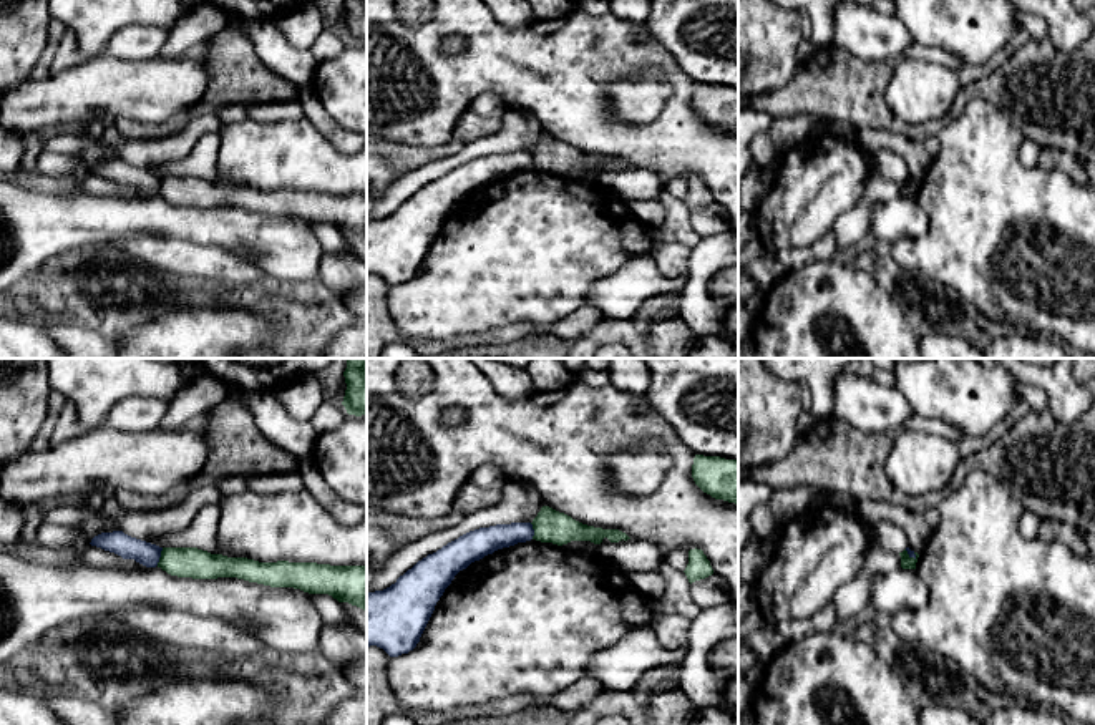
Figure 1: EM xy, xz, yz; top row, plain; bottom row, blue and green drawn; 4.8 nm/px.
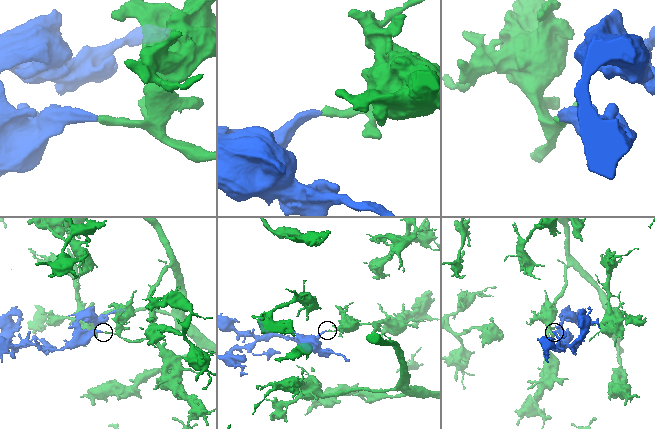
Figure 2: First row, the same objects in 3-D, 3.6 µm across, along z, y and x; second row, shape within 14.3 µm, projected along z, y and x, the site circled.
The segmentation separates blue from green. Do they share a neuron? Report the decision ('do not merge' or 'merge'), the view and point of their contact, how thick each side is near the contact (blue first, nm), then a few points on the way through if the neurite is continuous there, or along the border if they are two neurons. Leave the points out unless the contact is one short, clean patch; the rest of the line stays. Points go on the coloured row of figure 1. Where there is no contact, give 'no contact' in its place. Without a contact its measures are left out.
merge | xy (160, 556) | 120/150 nm | across xy (148, 554), (160, 556), (194, 563)

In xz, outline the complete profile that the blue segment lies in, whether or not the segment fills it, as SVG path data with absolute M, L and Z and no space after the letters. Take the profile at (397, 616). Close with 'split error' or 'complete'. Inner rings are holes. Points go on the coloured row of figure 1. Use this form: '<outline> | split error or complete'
M549 506L531 523L470 531L418 561L390 587L367 594L367 647L377 645L390 657L413 650L455 576L498 549L531 539L562 546L571 541L601 544L604 538L611 543L630 539L619 529L587 526Z | split error

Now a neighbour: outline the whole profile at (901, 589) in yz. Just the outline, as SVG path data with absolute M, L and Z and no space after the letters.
M894 569L876 576L869 597L871 614L898 614L901 611L916 611L927 602L927 587L922 584L916 569Z

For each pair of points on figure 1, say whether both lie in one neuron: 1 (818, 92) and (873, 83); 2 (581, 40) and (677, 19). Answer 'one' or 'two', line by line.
1: one
2: two

